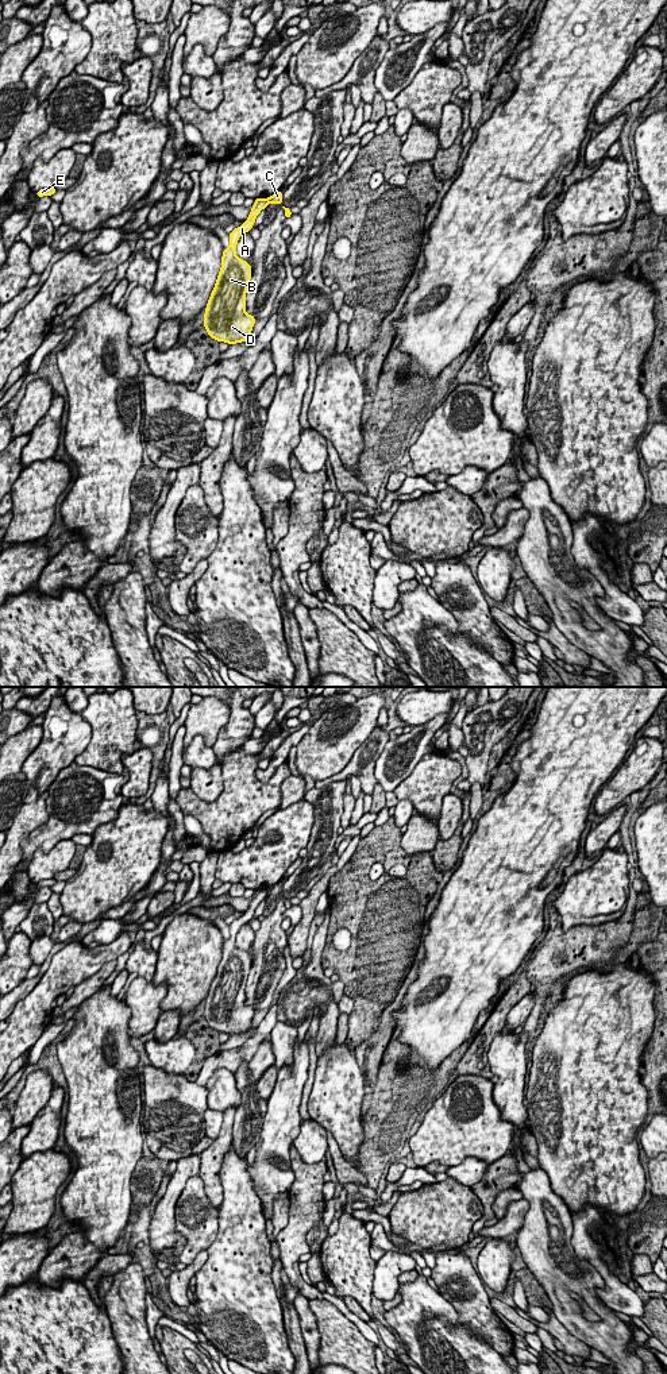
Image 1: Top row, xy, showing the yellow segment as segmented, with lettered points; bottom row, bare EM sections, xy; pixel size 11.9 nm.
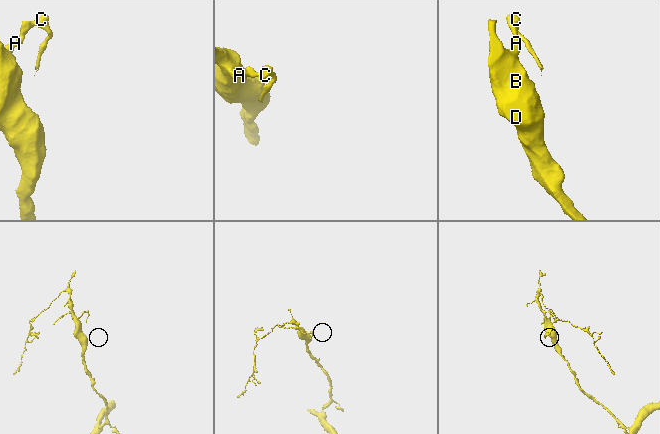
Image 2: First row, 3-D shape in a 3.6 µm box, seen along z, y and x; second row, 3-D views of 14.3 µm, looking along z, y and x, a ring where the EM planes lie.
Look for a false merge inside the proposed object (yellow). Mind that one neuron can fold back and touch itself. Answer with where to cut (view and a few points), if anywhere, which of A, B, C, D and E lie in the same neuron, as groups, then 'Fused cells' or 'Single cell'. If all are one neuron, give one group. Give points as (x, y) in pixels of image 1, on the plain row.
Split along xy (266, 890), (269, 894). Groups: A B D E / C. Fused cells

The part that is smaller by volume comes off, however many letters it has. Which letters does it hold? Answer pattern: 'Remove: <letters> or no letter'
Remove: C

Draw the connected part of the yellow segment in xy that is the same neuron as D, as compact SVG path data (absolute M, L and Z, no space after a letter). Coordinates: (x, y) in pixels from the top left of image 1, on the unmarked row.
M267 889L255 891L248 910L230 925L230 938L223 942L221 960L204 1006L205 1020L217 1033L246 1033L255 1015L254 1007L246 1004L251 957L238 949L235 941L240 926L252 919L255 908L267 895Z

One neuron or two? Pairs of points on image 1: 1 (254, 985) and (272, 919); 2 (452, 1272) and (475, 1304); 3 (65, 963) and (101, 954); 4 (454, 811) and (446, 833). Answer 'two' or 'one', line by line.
1: one
2: one
3: one
4: one

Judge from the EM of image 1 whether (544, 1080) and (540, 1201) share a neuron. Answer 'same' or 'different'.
different

